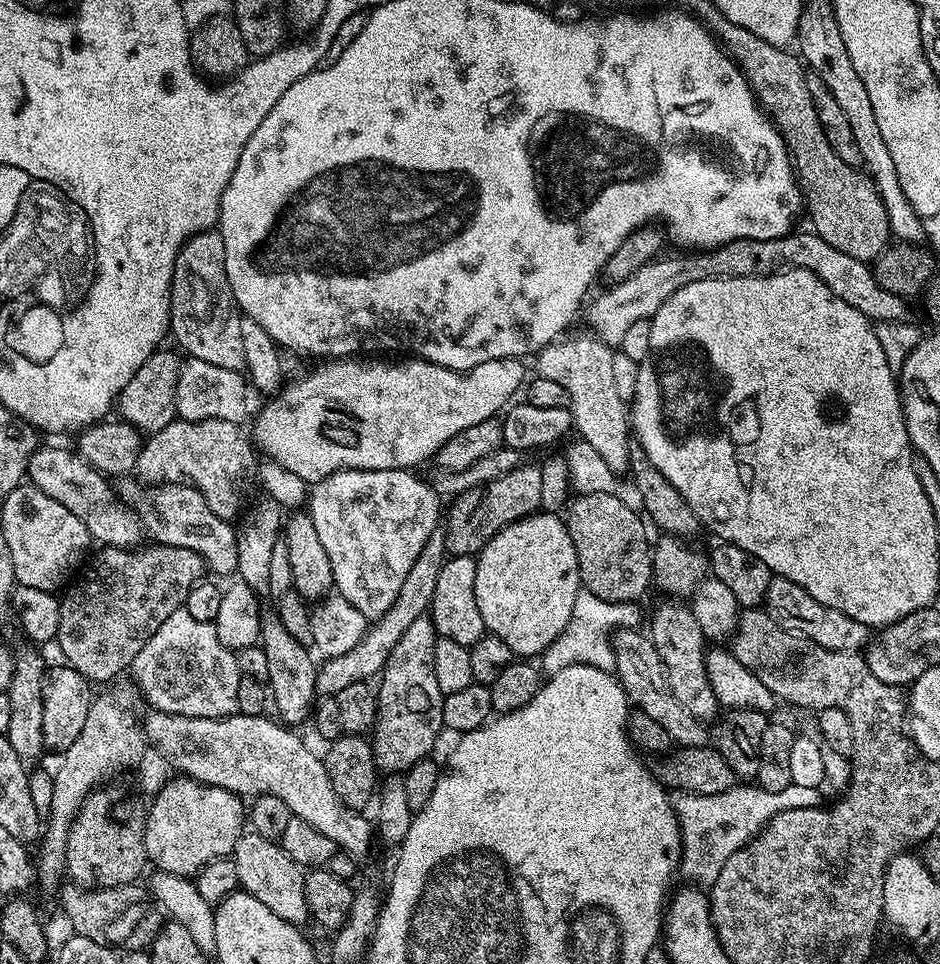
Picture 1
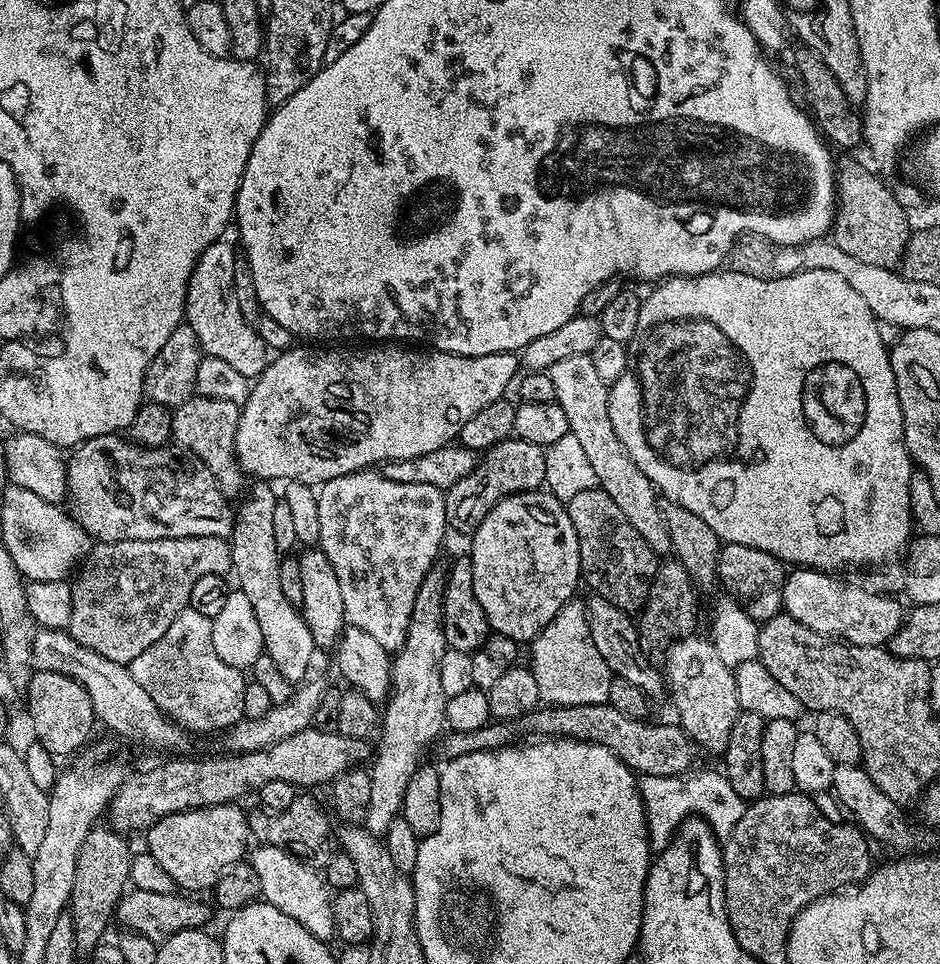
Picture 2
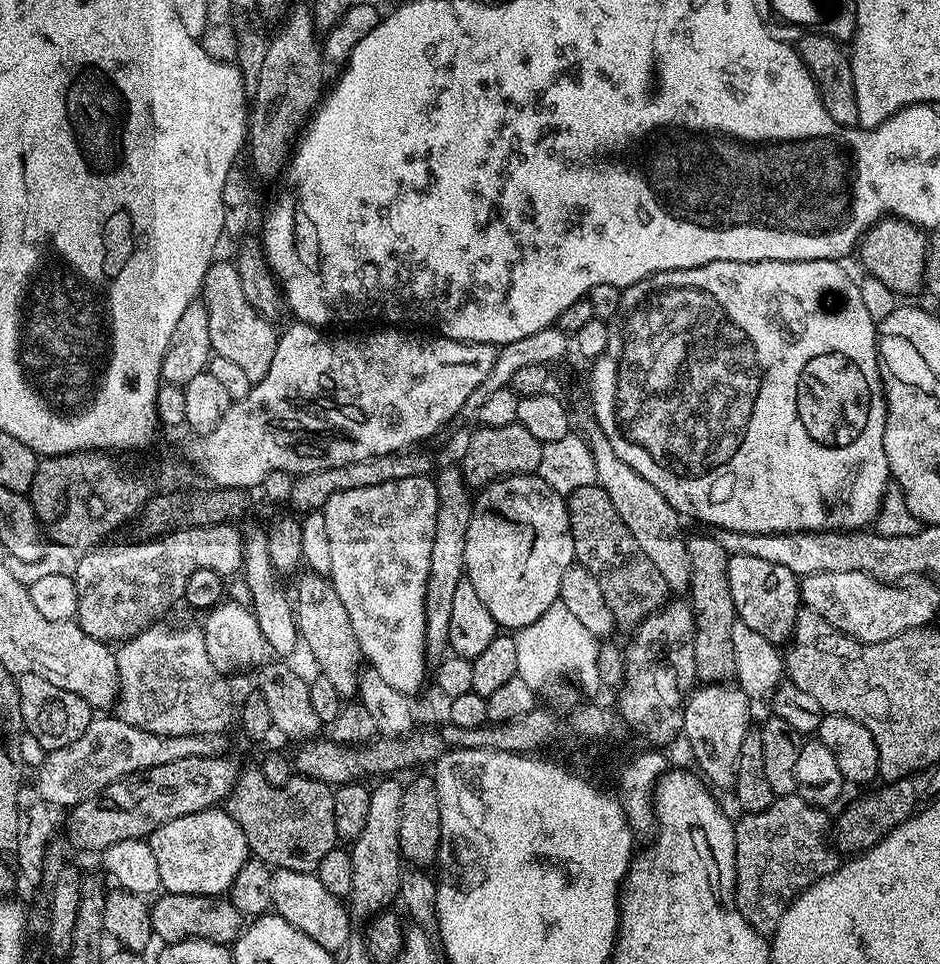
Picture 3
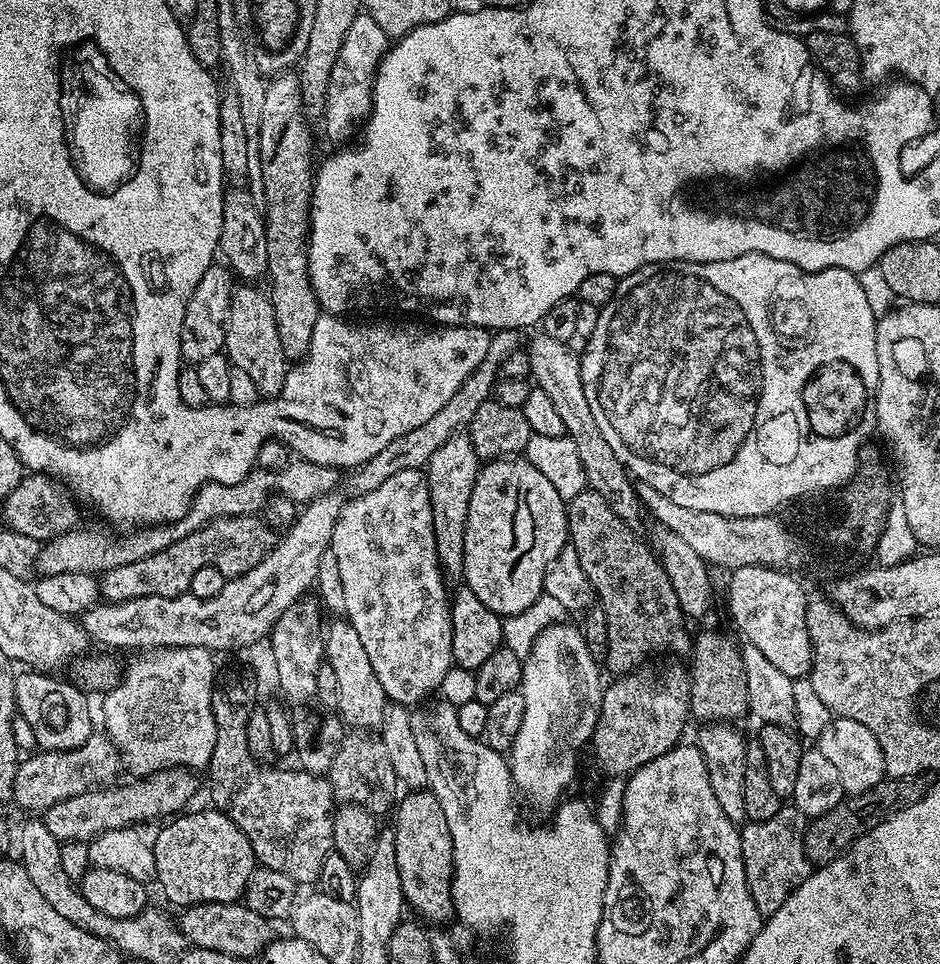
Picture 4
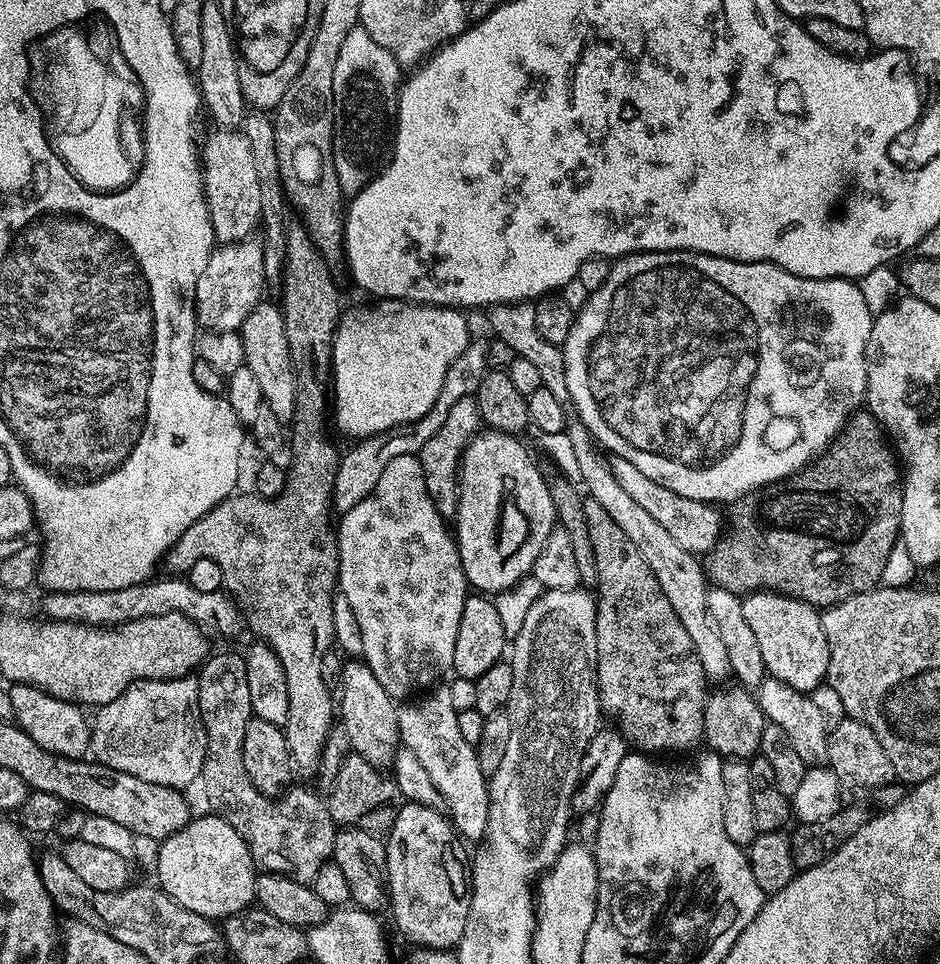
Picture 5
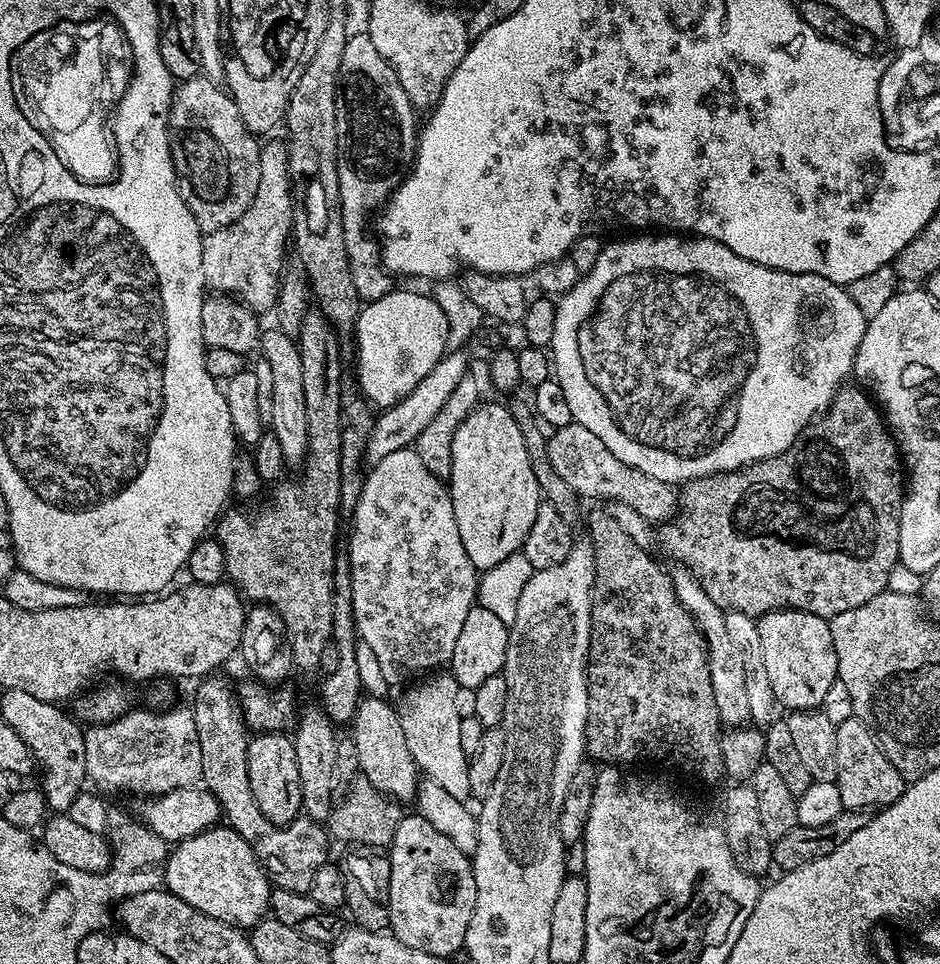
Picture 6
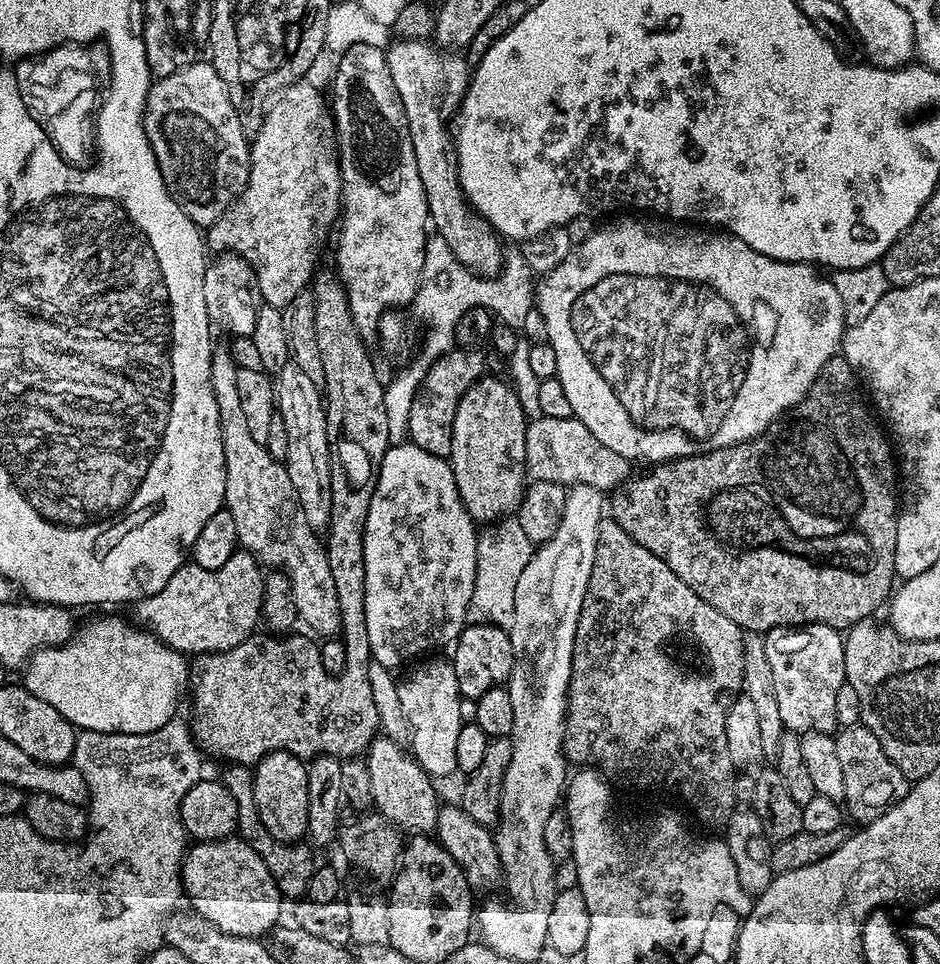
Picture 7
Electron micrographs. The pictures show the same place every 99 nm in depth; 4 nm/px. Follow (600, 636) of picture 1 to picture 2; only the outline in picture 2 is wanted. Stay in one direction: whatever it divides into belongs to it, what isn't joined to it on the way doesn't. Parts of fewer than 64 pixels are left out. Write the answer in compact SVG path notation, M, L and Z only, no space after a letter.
M573 598L556 617L531 641L532 661L530 667L534 682L538 682L540 699L545 705L582 706L583 704L607 704L613 674L606 666L594 638L590 638L588 614L583 603Z

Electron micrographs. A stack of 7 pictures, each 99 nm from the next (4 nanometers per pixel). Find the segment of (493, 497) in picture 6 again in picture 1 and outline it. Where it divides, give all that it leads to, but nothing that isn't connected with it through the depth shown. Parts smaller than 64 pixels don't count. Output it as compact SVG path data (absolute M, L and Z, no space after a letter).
M541 510L515 520L510 526L498 530L476 556L474 598L482 610L482 622L491 635L502 638L510 646L513 657L536 658L551 646L558 634L566 630L566 622L574 614L574 598L582 590L578 554L568 533L567 523L555 511Z

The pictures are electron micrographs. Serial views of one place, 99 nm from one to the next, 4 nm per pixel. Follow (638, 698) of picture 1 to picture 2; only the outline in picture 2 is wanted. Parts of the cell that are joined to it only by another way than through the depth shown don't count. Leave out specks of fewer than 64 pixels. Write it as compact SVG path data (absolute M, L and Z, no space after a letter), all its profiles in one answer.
M595 594L589 595L589 597L589 600L586 600L586 611L590 626L590 638L594 638L594 646L598 646L598 654L602 654L602 658L608 669L611 670L613 677L626 678L626 682L638 686L638 690L642 690L644 695L649 698L665 695L665 677L662 675L661 669L659 672L648 661L649 653L640 639L637 621L629 613L618 610L618 606L606 602L606 598Z

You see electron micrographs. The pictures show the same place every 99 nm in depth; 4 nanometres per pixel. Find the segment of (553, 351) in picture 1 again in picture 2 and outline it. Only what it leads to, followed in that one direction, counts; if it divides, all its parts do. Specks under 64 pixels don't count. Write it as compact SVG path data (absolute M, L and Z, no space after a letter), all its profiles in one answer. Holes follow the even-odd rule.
M578 355L575 358L566 358L557 365L549 368L555 390L555 403L565 411L569 433L579 439L590 463L594 466L597 475L598 487L614 498L618 510L626 514L630 526L646 538L646 546L657 554L672 552L670 533L664 521L661 501L658 493L652 487L646 474L634 466L630 454L626 454L624 447L618 440L609 414L609 385L600 377L594 362L589 355ZM657 500L657 501L656 501Z

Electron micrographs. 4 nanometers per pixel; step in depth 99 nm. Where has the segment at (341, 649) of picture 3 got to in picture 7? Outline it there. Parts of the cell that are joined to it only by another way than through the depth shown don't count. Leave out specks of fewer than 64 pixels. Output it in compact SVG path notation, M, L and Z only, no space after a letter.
M383 734L377 735L368 746L366 759L370 770L370 794L375 811L405 833L435 833L436 814L442 804L441 801L436 801L433 777L429 776L426 770L422 770L415 757L406 751L405 745L395 744Z

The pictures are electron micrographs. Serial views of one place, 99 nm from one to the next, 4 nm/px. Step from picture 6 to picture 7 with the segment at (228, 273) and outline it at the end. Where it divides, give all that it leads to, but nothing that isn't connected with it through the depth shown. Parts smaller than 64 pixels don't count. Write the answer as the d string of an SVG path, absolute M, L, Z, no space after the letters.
M307 79L297 80L295 84L291 84L289 88L283 89L275 97L276 100L268 108L268 113L264 116L264 121L260 124L256 136L251 137L250 151L248 154L248 181L246 186L241 190L234 203L229 206L222 214L222 218L218 218L218 222L207 225L206 228L206 244L209 249L213 248L213 253L223 254L233 252L234 255L242 257L245 262L252 268L254 274L258 278L258 286L260 287L260 299L267 307L284 309L286 305L294 301L295 296L305 291L311 285L314 279L314 273L317 271L316 255L320 252L320 243L328 236L328 231L333 231L334 225L342 216L342 189L340 187L340 158L338 149L334 143L334 117L330 111L329 105L326 103L326 96L319 92L314 85L308 84Z

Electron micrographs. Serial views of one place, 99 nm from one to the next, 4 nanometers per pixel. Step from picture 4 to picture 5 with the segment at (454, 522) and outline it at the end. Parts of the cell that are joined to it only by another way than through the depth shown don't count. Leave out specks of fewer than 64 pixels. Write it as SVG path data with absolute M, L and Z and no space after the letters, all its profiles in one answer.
M475 395L463 396L461 400L454 402L450 414L446 414L446 422L442 422L438 434L434 434L434 438L430 438L418 453L424 471L426 490L440 516L452 518L456 515L460 497L460 459L464 456L466 446L481 428L482 421Z

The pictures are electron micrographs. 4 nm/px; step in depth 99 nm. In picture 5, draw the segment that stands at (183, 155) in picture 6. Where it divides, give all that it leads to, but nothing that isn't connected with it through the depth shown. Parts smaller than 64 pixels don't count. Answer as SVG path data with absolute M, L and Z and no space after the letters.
M215 130L208 136L208 153L202 156L204 195L212 219L212 235L220 244L247 240L261 227L261 187L251 144L240 130Z

